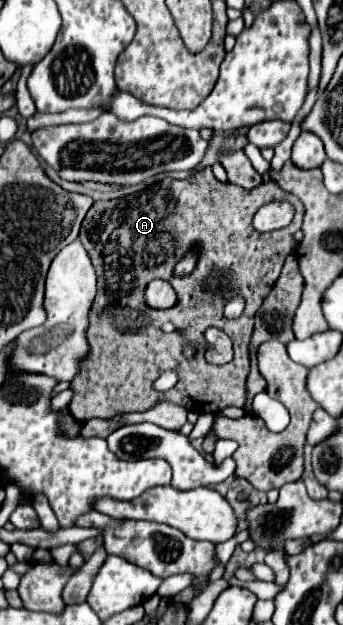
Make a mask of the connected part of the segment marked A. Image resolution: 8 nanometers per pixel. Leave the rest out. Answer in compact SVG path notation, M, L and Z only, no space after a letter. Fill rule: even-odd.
M204 168L186 180L164 178L136 194L128 194L116 200L94 202L94 206L88 210L82 222L80 236L78 236L78 240L88 250L90 260L96 268L98 294L94 298L94 306L90 308L90 326L88 326L90 356L86 356L80 362L80 370L70 382L70 390L74 392L74 396L68 404L68 410L70 414L74 414L74 418L78 418L80 422L88 422L92 418L108 420L126 412L144 412L160 400L176 402L188 410L192 408L198 414L202 412L216 414L218 410L226 406L244 408L248 400L248 390L246 390L246 376L250 370L248 344L250 344L250 336L254 328L254 314L262 306L262 300L270 294L274 282L278 280L284 258L294 252L296 240L292 238L292 234L300 230L302 216L304 216L302 202L290 194L290 202L296 208L296 214L290 226L264 232L264 234L256 232L252 228L252 216L256 214L260 206L272 202L274 198L276 200L288 198L288 194L280 190L274 182L266 182L252 190L244 190L230 182L226 184L218 182L212 170ZM190 246L202 246L198 266L186 278L178 278L174 276L174 266L182 256L186 256L186 250ZM154 278L168 280L174 286L178 294L178 304L172 310L152 310L144 304L144 288ZM234 294L242 294L246 298L246 310L238 320L226 320L222 314L222 308L224 308L224 302ZM164 322L172 322L178 330L184 330L184 334L178 334L178 330L172 334L164 334L160 330ZM208 326L216 326L230 336L230 340L234 342L234 362L216 366L204 360L202 342L204 342L204 330ZM186 344L196 344L196 352L192 360L184 356ZM166 370L176 370L180 376L180 382L168 392L156 392L152 388L152 382Z

